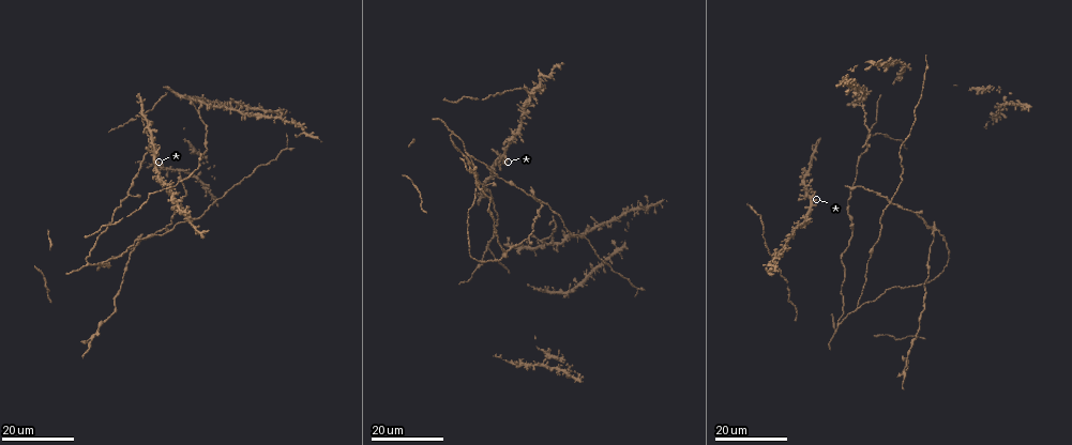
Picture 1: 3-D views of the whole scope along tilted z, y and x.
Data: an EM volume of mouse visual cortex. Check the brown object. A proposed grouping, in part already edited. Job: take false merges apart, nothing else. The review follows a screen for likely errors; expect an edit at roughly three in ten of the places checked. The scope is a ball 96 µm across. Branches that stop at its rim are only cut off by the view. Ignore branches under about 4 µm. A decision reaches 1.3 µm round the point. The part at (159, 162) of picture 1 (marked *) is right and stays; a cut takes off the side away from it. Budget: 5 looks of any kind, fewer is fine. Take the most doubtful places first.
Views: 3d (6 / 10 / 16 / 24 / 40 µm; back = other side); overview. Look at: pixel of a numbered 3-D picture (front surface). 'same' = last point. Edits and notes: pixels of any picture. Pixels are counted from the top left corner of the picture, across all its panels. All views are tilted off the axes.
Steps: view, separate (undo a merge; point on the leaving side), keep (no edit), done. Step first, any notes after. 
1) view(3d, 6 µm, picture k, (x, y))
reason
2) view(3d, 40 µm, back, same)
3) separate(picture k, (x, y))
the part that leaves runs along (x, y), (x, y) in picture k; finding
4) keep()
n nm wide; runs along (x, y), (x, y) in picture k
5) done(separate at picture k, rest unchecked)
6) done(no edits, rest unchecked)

view(3d, 16 µm, picture 1, (855, 309))
two arms in line, one across

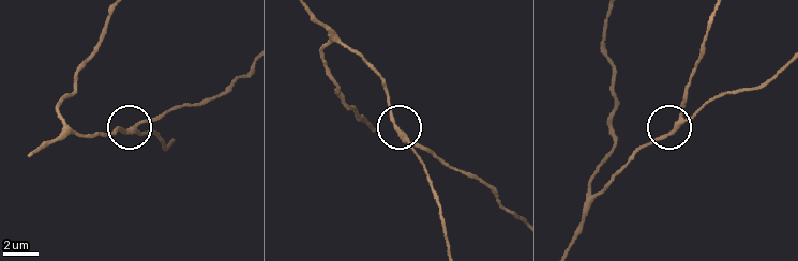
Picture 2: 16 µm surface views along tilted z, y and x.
view(3d, 10 µm, picture 2, (404, 139))

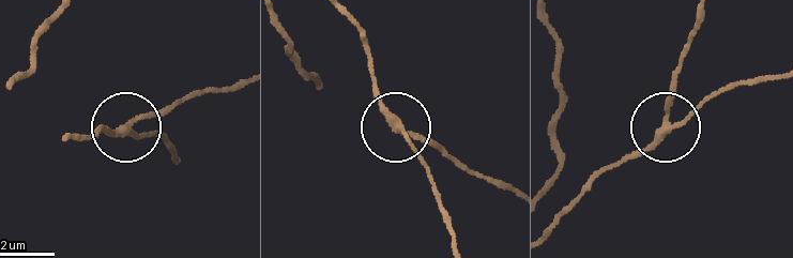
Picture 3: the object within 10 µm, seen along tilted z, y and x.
keep()
runs along (782, 74), (740, 79), (668, 122), (679, 56) in picture 3; one neuron here

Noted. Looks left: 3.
view(3d, 16 µm, picture 1, (488, 248))
arms part here

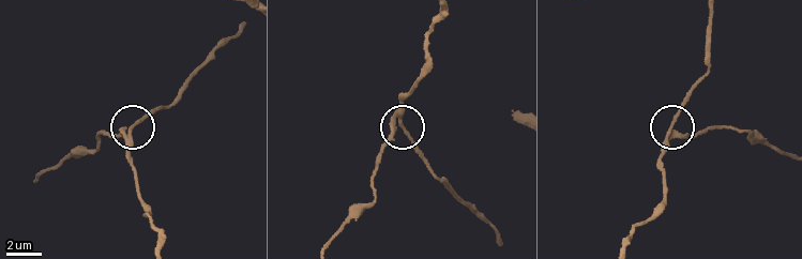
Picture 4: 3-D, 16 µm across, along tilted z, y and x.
view(3d, 6 µm, picture 4, (397, 126))

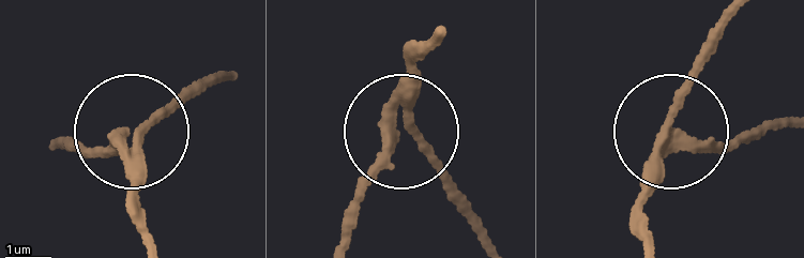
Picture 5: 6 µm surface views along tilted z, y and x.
separate(picture 5, (108, 147))
240 nm wide; the part that leaves runs along (395, 95), (348, 241) in picture 5; a second neuron is stuck on

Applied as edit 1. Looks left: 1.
done(separate at picture 5, rest unchecked)

